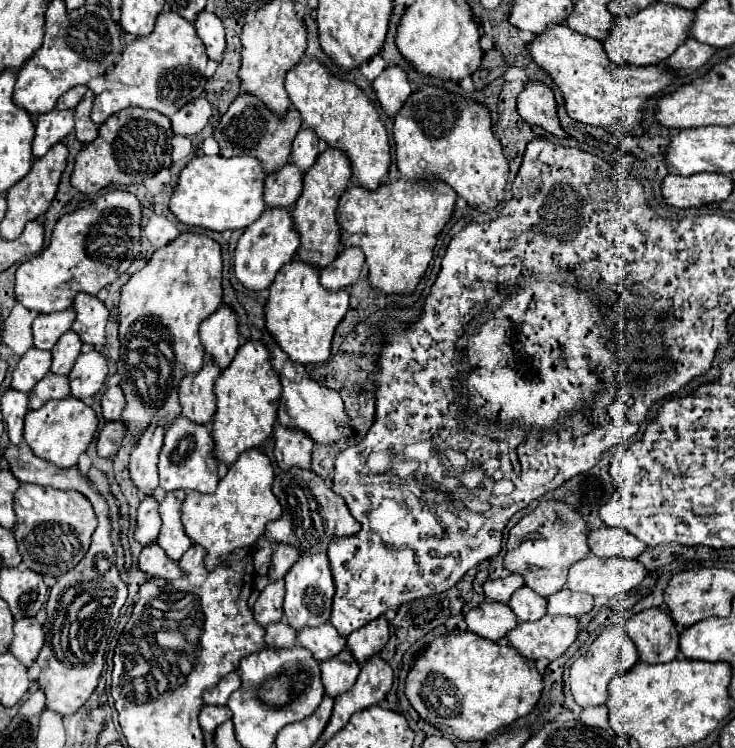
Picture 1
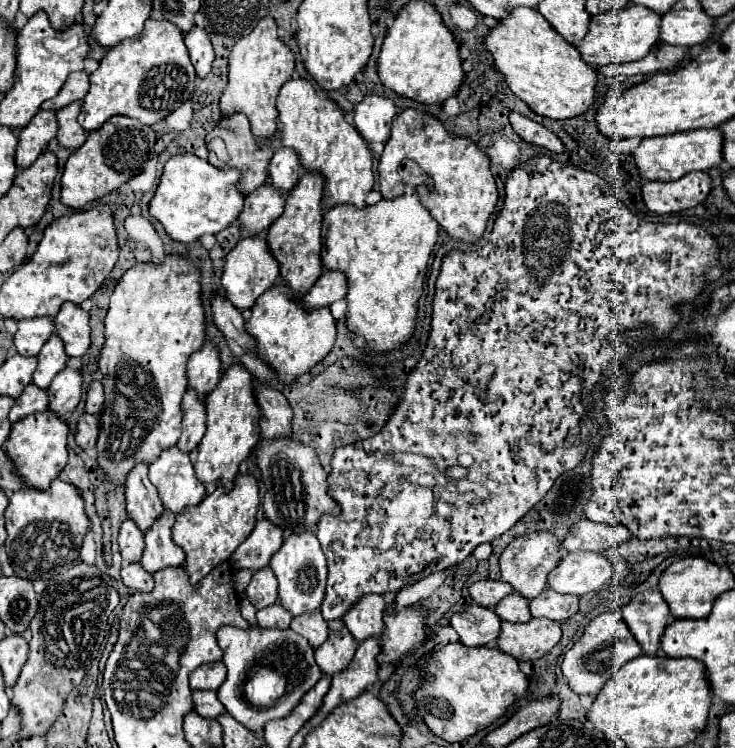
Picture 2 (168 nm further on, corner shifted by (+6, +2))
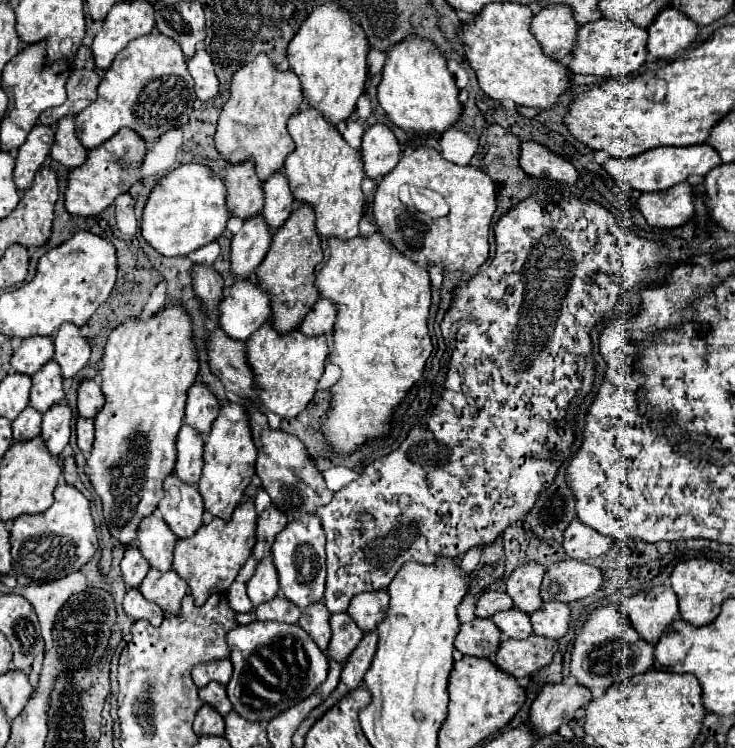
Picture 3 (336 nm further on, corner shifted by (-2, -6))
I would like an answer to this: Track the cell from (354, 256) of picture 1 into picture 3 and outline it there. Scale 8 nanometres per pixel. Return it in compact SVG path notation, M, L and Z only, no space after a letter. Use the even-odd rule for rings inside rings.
M318 299L298 329L308 337L316 337L332 331L332 327L334 327L334 303L326 303L326 299Z

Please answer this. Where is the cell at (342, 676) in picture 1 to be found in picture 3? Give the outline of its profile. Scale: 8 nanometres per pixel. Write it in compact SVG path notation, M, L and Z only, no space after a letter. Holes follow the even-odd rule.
M346 611L334 613L330 617L330 625L332 625L332 639L330 639L328 653L338 663L344 663L346 655L350 655L350 651L354 651L354 647L358 645L358 639L362 639L364 631L354 623L354 619Z

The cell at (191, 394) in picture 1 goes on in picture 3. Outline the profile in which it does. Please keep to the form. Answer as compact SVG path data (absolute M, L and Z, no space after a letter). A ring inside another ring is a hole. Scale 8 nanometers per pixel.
M182 425L176 441L176 467L174 475L188 483L196 485L200 481L200 471L202 471L202 455L204 455L204 439L198 439L186 425Z

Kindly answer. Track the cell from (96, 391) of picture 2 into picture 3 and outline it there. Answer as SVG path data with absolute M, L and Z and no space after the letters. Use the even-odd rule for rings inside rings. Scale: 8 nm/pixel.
M84 379L78 387L78 401L76 401L76 407L78 407L78 413L82 417L94 417L96 411L102 409L102 391L100 391L100 385L94 381L94 379Z

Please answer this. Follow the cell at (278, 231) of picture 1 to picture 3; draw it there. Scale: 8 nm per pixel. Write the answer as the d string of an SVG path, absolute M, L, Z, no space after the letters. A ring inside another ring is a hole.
M248 279L248 281L236 281L228 293L224 295L220 307L220 329L234 341L246 341L262 323L266 323L266 319L270 317L270 299L266 297L266 293L258 287L256 279Z

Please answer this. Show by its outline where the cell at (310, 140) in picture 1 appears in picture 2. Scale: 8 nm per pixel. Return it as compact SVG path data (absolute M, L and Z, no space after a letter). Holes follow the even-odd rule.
M280 147L274 153L268 171L270 171L270 183L282 193L288 193L306 173L300 163L300 155L296 155L292 147Z

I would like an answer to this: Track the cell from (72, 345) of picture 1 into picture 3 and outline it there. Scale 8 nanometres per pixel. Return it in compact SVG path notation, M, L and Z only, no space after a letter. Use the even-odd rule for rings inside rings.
M48 361L38 373L32 375L32 389L30 389L30 405L46 413L52 405L60 403L64 399L62 391L62 377L58 375L58 365L54 361Z

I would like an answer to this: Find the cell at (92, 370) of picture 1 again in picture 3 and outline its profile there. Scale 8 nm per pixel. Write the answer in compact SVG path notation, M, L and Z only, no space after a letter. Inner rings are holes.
M58 403L58 407L52 407L42 417L40 437L44 439L48 453L54 457L58 457L64 451L64 447L68 445L70 419L72 419L72 409L66 403Z

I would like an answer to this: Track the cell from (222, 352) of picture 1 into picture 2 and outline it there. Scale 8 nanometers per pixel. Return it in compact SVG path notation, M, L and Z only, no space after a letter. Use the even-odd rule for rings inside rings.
M206 341L202 349L194 351L188 361L188 387L196 389L200 395L208 395L220 381L222 367L218 347Z

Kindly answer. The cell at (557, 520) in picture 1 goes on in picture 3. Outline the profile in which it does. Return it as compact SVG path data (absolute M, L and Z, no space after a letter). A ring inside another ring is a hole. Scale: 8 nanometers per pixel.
M526 563L506 579L506 593L512 597L514 607L518 607L528 615L538 611L538 607L542 605L540 583L544 573L546 567L538 563Z

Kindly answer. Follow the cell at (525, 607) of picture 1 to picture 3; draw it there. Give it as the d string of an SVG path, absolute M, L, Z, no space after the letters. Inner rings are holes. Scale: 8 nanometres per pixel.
M508 609L500 611L492 617L496 627L508 637L508 639L526 639L532 635L532 623L526 613L520 609Z

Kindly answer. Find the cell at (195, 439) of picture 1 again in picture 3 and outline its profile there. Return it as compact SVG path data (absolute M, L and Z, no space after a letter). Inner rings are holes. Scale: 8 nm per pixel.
M174 473L166 477L164 499L158 505L158 511L166 525L174 531L178 539L192 537L202 525L204 503L194 485L182 483Z

